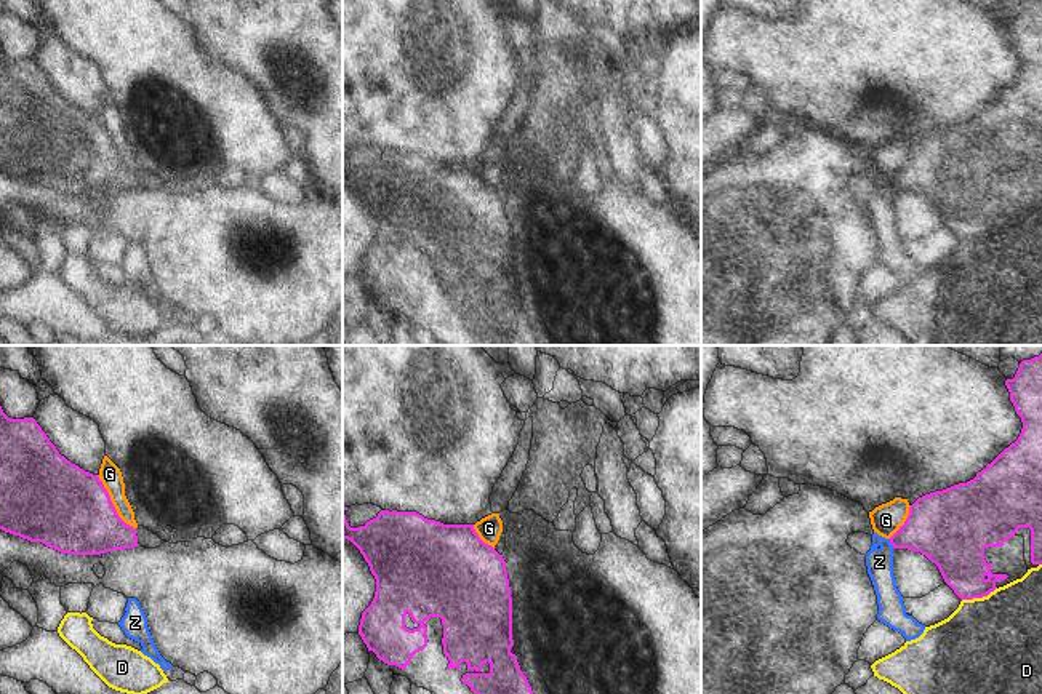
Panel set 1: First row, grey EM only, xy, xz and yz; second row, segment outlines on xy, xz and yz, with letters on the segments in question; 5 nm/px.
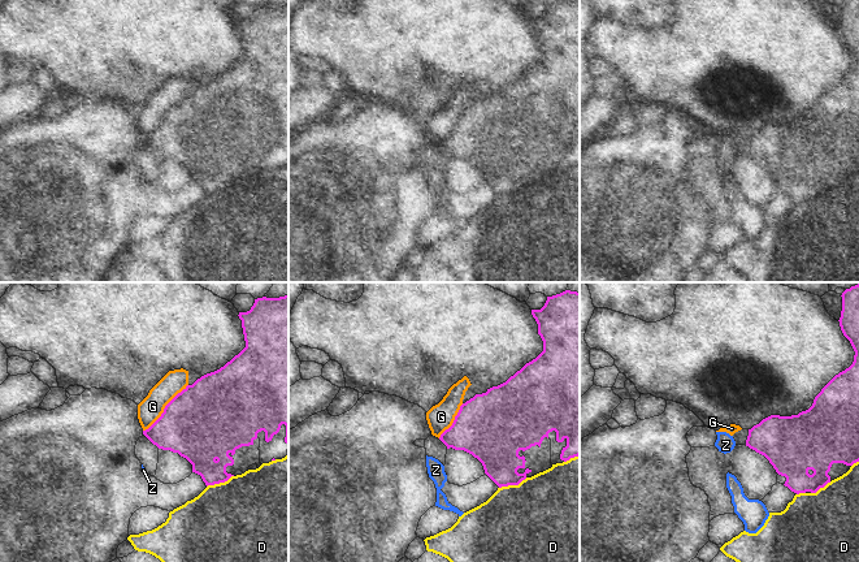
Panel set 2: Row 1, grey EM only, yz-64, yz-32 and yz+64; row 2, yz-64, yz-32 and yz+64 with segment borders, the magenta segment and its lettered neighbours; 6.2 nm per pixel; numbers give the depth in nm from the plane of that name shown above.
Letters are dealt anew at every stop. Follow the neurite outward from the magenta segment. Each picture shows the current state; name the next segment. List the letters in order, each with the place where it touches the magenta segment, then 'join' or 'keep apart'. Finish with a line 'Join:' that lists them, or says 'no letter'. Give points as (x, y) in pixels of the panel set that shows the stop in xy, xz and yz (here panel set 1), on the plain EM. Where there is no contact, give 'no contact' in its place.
D: yz (978, 239) | keep apart
G: xy (112, 146) | keep apart
Z: yz (890, 184) | keep apart
Join: no letter

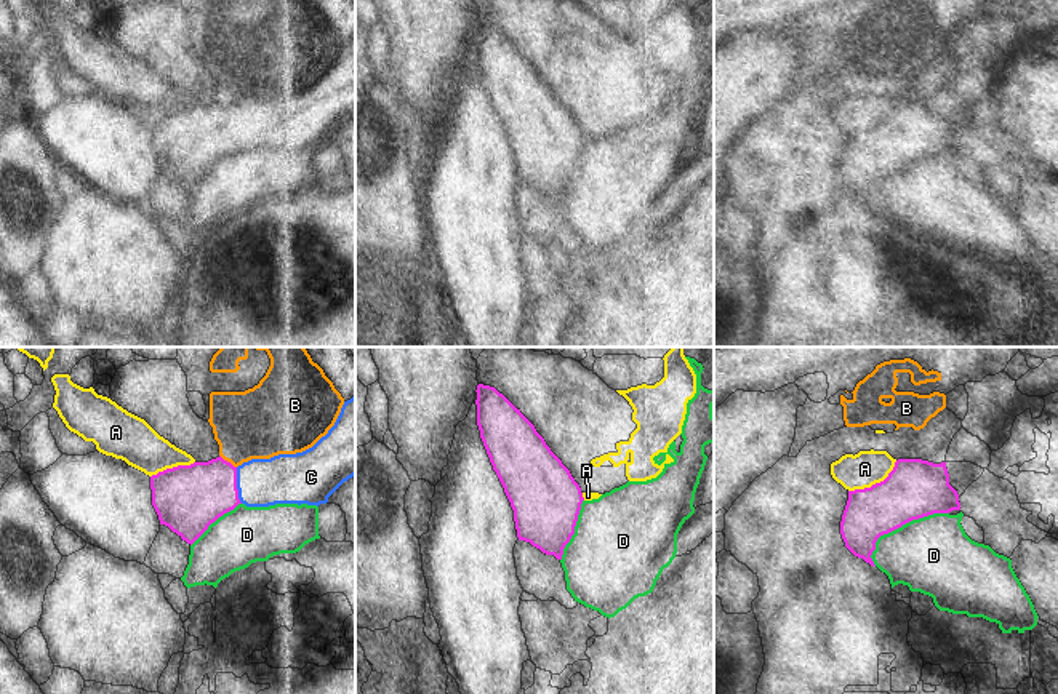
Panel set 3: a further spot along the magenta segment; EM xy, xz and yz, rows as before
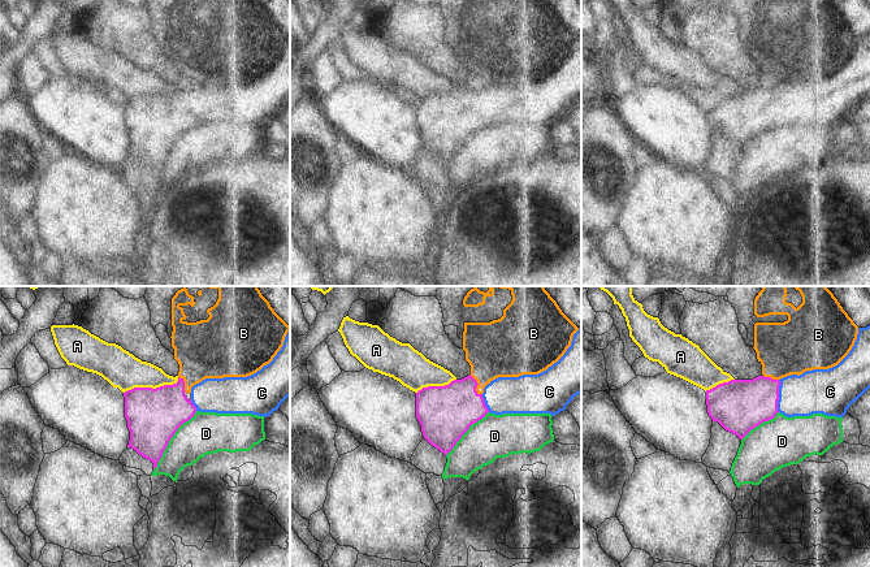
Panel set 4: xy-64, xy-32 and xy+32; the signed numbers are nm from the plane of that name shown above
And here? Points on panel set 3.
A: yz (876, 125) | keep apart
B: xy (226, 103) | keep apart
C: xy (236, 127) | join
D: yz (900, 168) | keep apart
Join: C

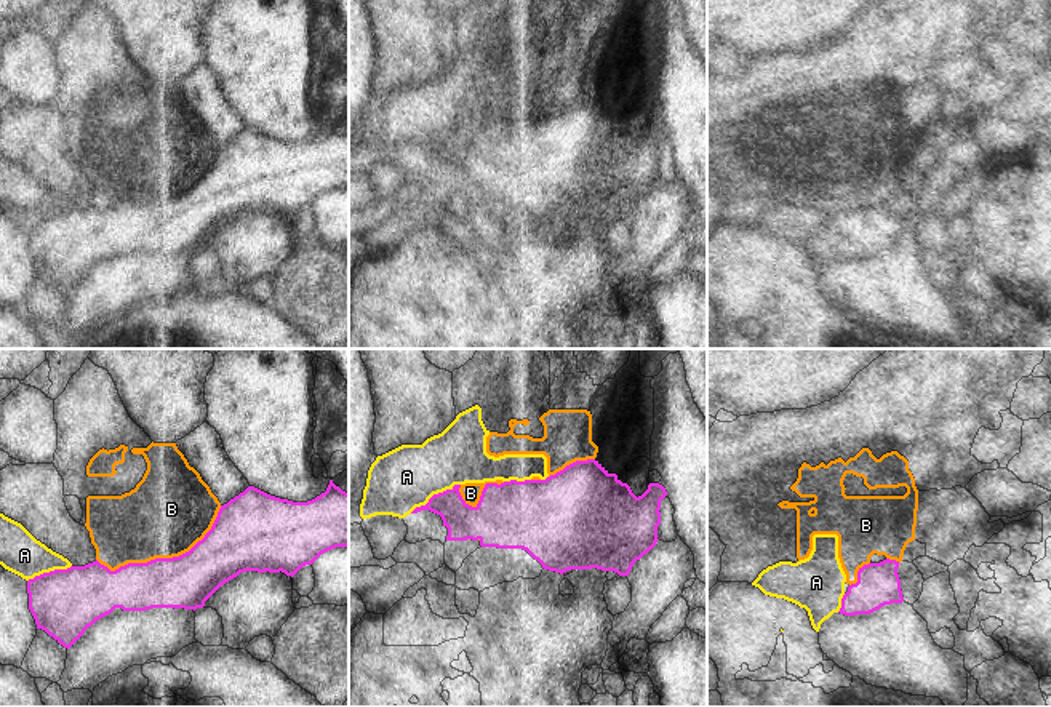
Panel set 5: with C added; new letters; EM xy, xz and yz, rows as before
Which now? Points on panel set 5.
A: xz (434, 136) | keep apart
B: xy (165, 200) | keep apart
Join: no letter

